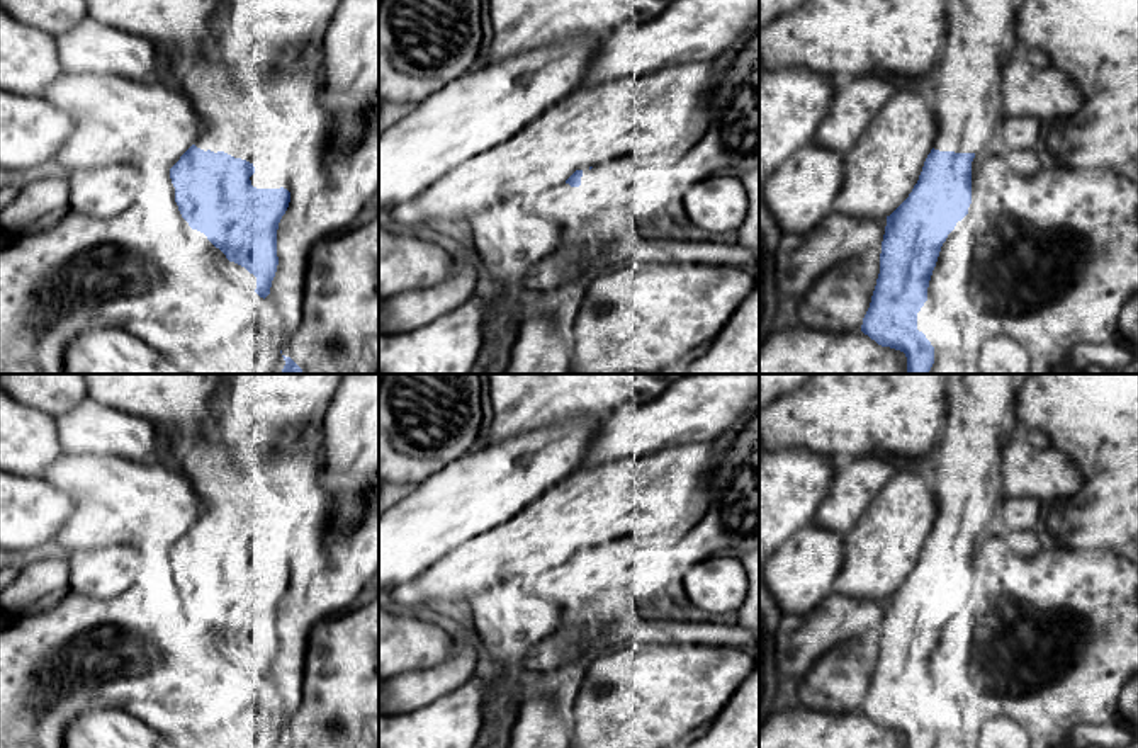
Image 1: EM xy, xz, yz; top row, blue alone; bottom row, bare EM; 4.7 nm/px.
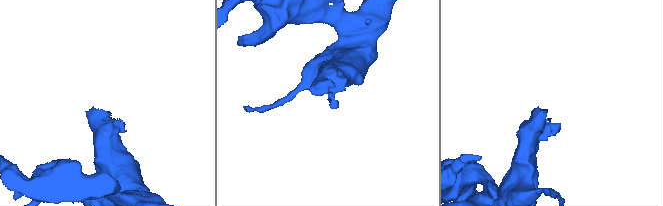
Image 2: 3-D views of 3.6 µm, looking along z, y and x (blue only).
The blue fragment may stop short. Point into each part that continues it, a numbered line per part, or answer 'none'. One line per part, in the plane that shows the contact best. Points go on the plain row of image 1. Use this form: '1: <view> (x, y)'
1: xy (223, 492)

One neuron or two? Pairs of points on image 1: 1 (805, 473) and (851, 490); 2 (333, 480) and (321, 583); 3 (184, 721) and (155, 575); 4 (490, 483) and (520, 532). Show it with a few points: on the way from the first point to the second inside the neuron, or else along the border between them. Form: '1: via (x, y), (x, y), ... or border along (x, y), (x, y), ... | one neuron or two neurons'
1: border along (836, 471), (814, 519) | two neurons
2: border along (320, 476), (330, 495), (330, 521), (354, 527) | two neurons
3: via (184, 685), (172, 653), (155, 634), (155, 611) | one neuron
4: border along (544, 493), (517, 514), (476, 536) | two neurons

